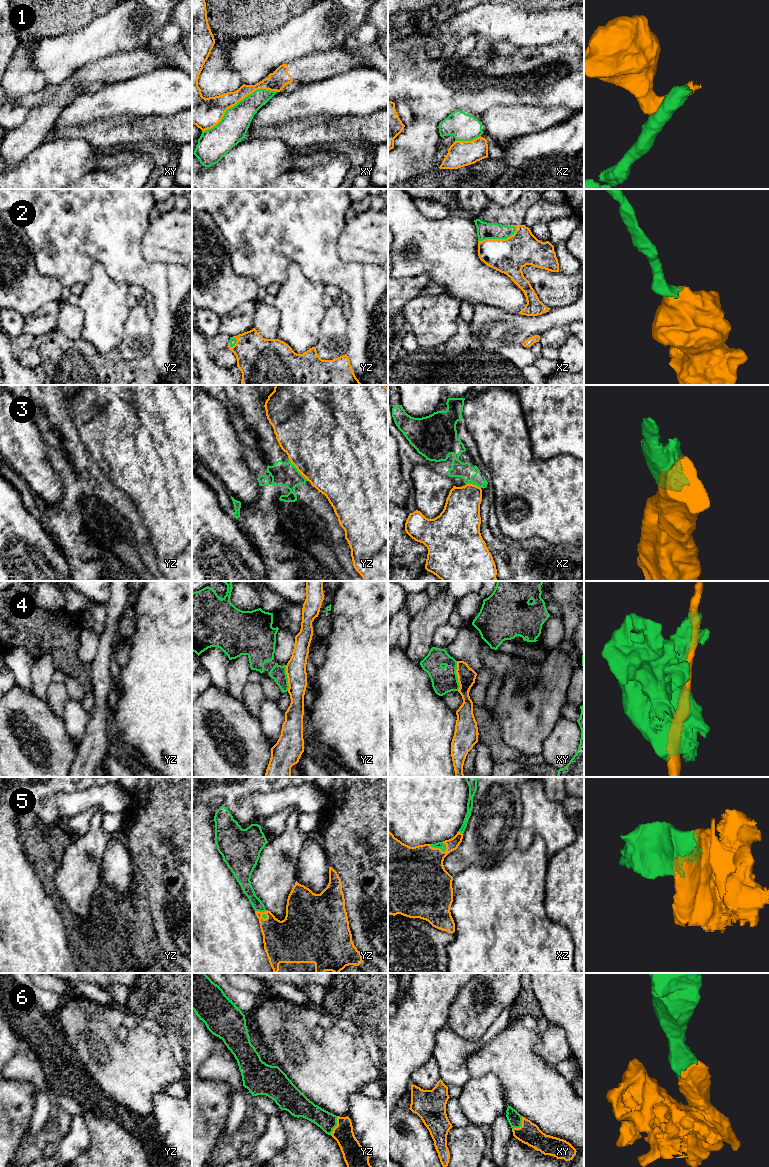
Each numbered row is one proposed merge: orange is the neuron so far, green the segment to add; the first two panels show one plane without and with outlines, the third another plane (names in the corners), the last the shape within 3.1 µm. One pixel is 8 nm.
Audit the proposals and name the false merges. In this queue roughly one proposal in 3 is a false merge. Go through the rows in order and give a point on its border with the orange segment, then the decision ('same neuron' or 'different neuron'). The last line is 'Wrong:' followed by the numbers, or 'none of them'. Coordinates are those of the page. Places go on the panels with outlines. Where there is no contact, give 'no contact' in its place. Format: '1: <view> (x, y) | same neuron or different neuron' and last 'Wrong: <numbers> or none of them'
1: xy (237, 102) | different neuron
2: xz (498, 239) | same neuron
3: yz (297, 469) | different neuron
4: xy (457, 676) | different neuron
5: xz (438, 848) | same neuron
6: xy (522, 1125) | same neuron
Wrong: 1, 3, 4

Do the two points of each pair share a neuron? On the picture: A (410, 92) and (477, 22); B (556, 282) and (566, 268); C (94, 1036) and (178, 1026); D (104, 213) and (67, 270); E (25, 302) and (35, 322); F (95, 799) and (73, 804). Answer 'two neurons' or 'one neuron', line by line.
A: two neurons
B: two neurons
C: two neurons
D: one neuron
E: two neurons
F: one neuron

